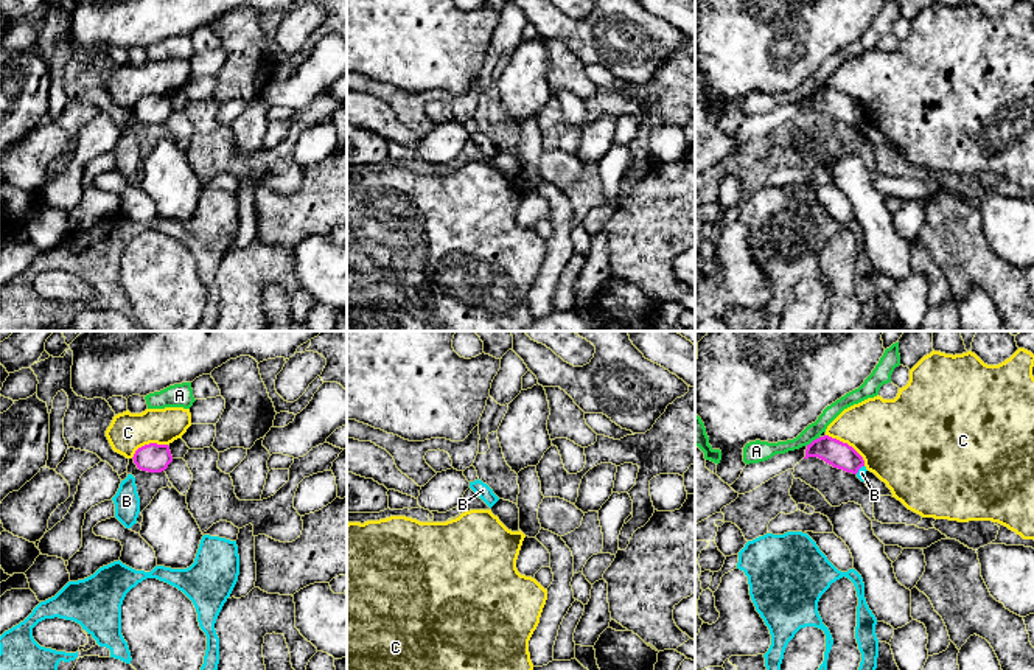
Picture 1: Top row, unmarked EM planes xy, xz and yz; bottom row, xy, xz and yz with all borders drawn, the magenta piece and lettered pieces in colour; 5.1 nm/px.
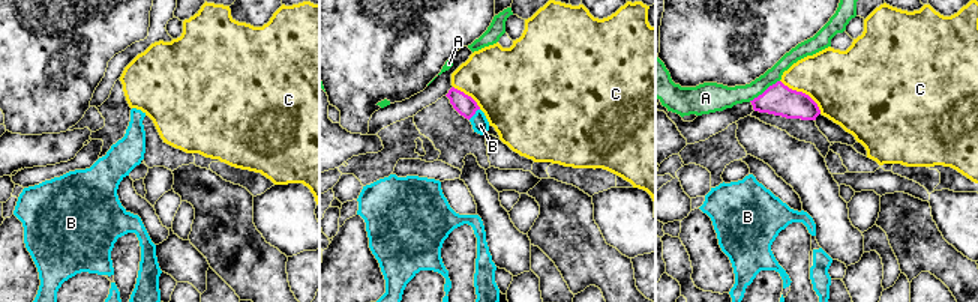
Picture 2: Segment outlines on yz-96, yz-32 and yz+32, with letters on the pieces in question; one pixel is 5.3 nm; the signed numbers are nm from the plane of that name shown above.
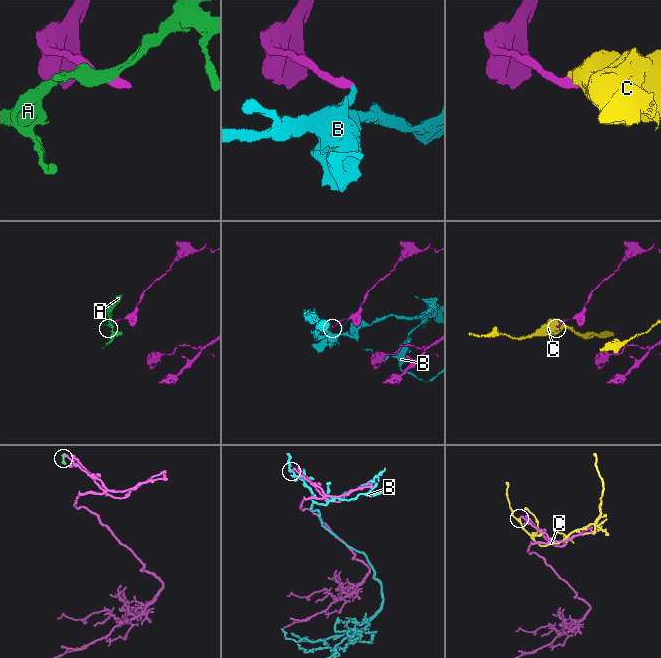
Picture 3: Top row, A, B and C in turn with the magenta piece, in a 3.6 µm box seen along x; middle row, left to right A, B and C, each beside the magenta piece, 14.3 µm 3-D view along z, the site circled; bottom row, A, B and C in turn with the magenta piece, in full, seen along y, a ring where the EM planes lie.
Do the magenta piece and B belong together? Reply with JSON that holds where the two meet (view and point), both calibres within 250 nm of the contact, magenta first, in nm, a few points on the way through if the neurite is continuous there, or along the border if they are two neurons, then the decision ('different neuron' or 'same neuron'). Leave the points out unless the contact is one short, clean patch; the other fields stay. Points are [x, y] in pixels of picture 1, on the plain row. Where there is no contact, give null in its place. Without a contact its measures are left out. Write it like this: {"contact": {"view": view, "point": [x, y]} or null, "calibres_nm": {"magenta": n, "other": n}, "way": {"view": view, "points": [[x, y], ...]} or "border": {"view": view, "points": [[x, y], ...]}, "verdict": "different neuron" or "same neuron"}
{"contact": {"view": "yz", "point": [859, 120]}, "calibres_nm": {"magenta": 140, "other": 50}, "border": {"view": "yz", "points": [[863, 117], [855, 125]]}, "verdict": "different neuron"}

